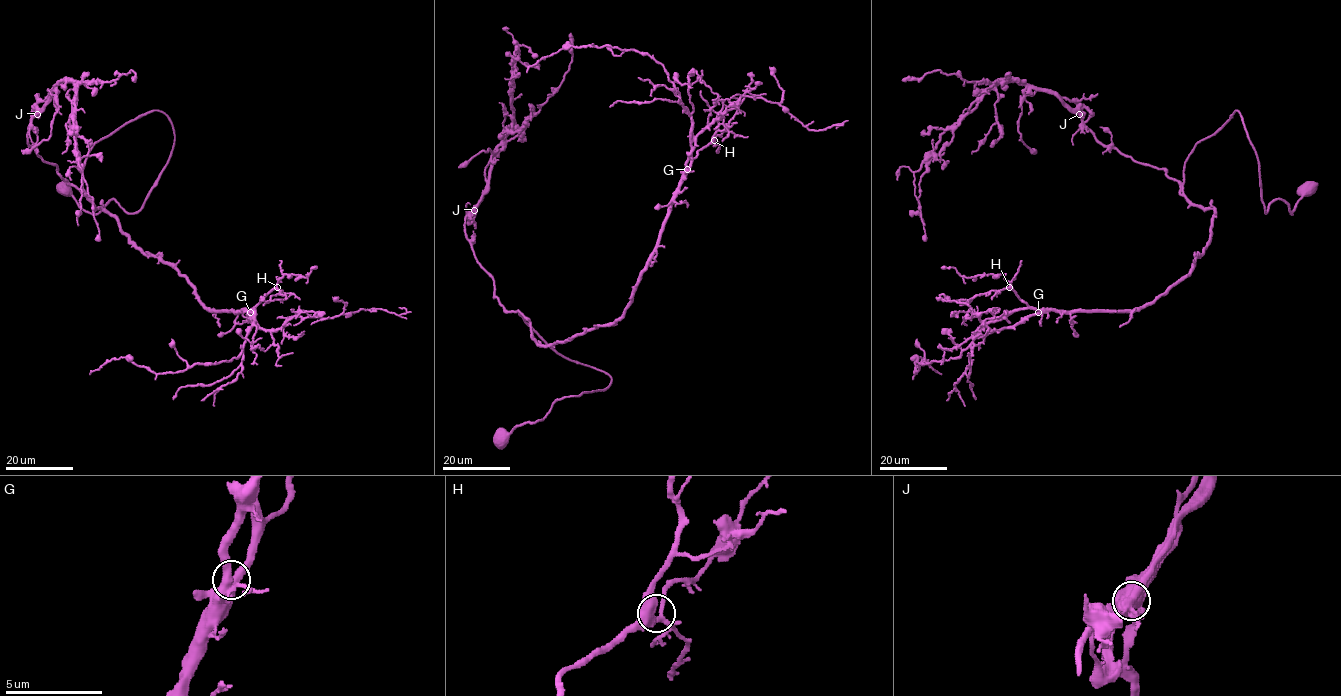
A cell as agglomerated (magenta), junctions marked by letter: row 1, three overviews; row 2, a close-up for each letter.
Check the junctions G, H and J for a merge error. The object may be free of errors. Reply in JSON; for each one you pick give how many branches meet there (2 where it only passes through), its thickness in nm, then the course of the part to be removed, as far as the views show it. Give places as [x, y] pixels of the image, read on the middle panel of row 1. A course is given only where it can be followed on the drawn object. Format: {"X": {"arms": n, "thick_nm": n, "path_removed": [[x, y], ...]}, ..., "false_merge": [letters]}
{"J": {"arms": 3, "thick_nm": 500, "path_removed": [[474, 210], [488, 189], [492, 158], [505, 143], [505, 134], [510, 128], [517, 49], [515, 56]]}, "false_merge": ["J"]}

